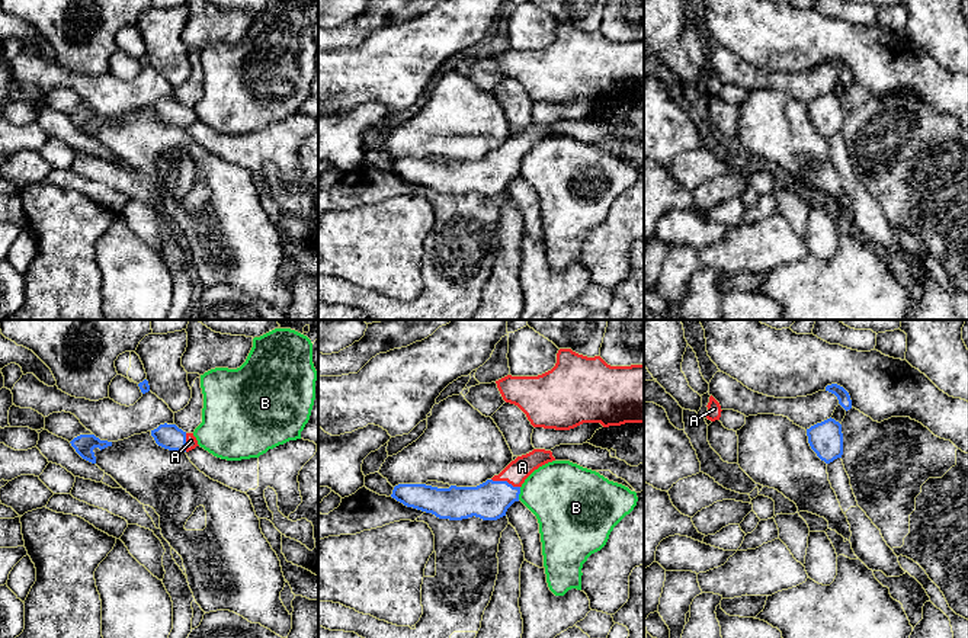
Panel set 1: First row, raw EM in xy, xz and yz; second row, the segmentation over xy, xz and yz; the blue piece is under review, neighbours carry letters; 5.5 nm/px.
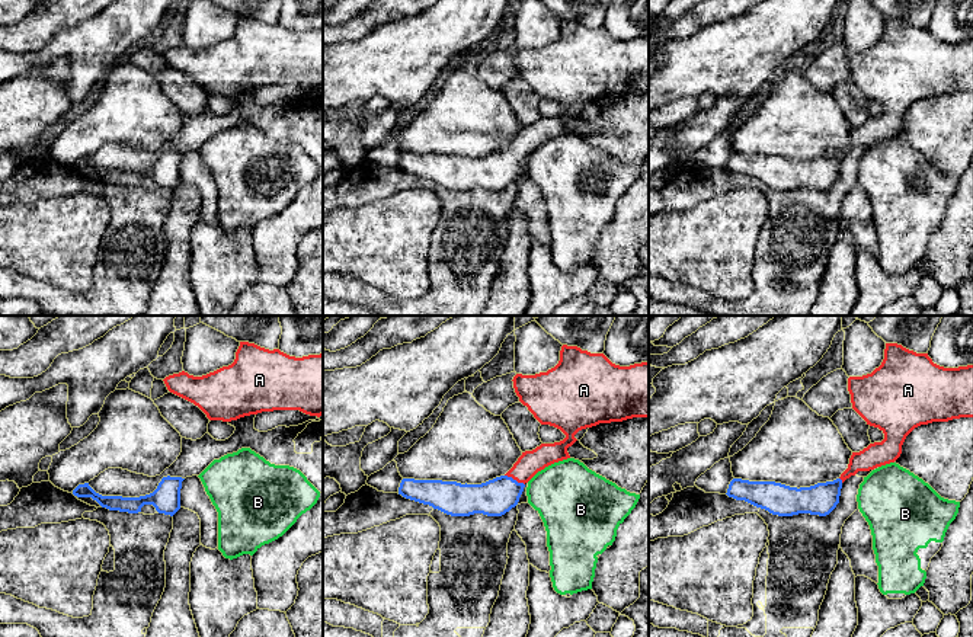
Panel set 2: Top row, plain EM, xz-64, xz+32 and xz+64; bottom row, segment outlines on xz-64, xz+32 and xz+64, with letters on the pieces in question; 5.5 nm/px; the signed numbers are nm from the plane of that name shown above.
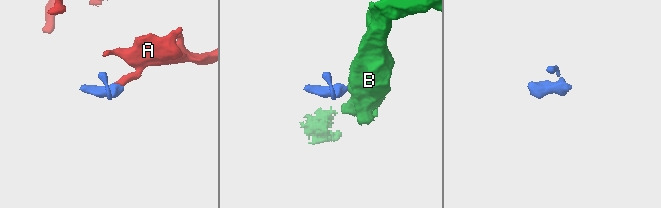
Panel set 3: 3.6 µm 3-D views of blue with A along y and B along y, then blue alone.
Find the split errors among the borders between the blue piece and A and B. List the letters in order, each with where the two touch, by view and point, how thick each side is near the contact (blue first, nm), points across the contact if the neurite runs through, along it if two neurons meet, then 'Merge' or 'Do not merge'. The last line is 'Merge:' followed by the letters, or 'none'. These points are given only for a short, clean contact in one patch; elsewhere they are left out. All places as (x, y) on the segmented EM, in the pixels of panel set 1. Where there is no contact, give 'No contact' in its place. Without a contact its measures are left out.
A: Touches blue at xz (506, 481). Thickness 220 nm (blue) against 120 nm. Path across: xz (490, 500), (506, 481), (522, 467). Merge
B: Touches blue at xz (519, 493). Thickness 220 nm (blue) against 380 nm. Boundary: xz (521, 487), (518, 499). Do not merge
Merge: A

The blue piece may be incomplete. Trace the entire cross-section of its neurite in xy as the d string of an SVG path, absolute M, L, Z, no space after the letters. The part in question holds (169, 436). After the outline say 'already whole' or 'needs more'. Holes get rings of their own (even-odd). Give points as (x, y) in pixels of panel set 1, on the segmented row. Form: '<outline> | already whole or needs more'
M160 424L157 429L151 430L151 436L158 446L169 451L189 452L199 446L193 433L186 433L176 424Z | needs more

